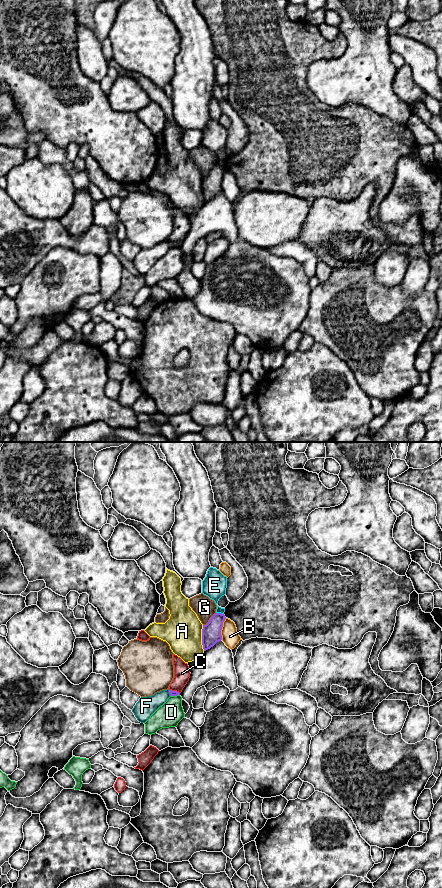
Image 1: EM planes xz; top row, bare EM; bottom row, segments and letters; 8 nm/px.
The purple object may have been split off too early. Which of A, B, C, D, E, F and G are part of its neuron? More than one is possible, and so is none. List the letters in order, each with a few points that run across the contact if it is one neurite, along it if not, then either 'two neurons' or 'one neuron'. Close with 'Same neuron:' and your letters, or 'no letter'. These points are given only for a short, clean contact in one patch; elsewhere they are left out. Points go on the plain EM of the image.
A: two neurons
B: two neurons
C: xz (169, 241), (176, 242), (179, 245) | two neurons
D: two neurons
E: xz (216, 164), (223, 166) | two neurons
F: two neurons
G: two neurons
Same neuron: no letter

